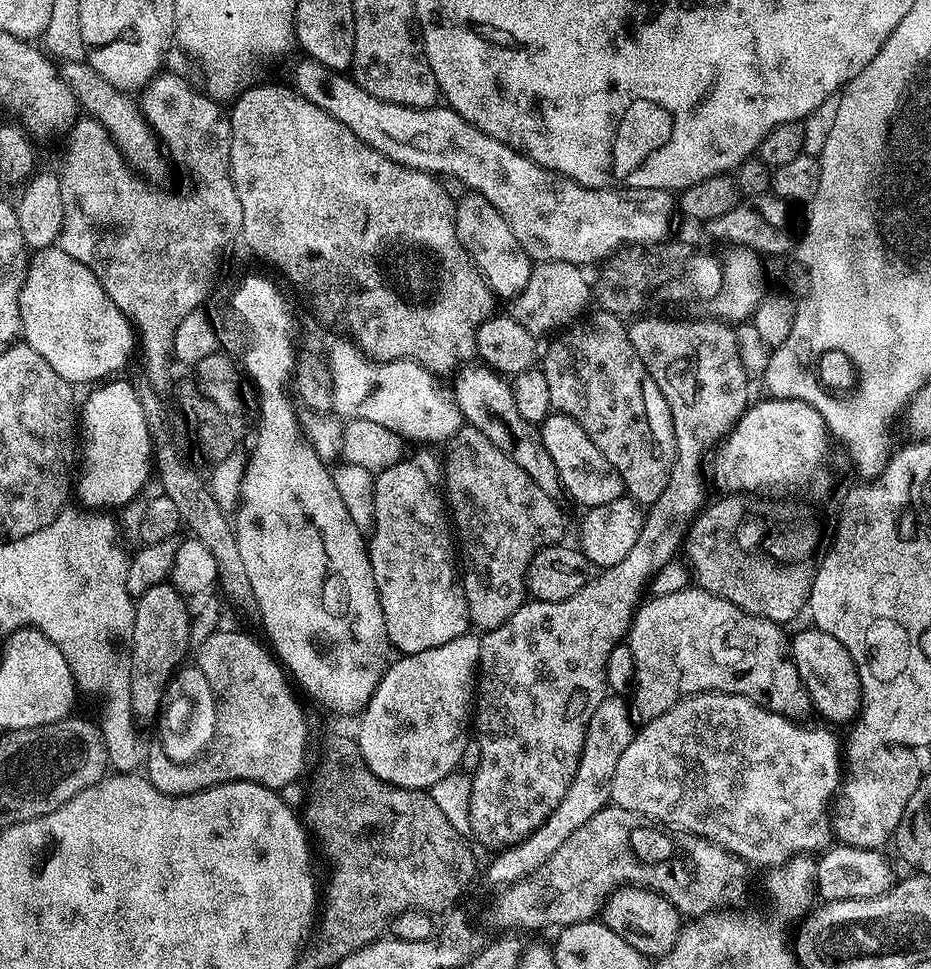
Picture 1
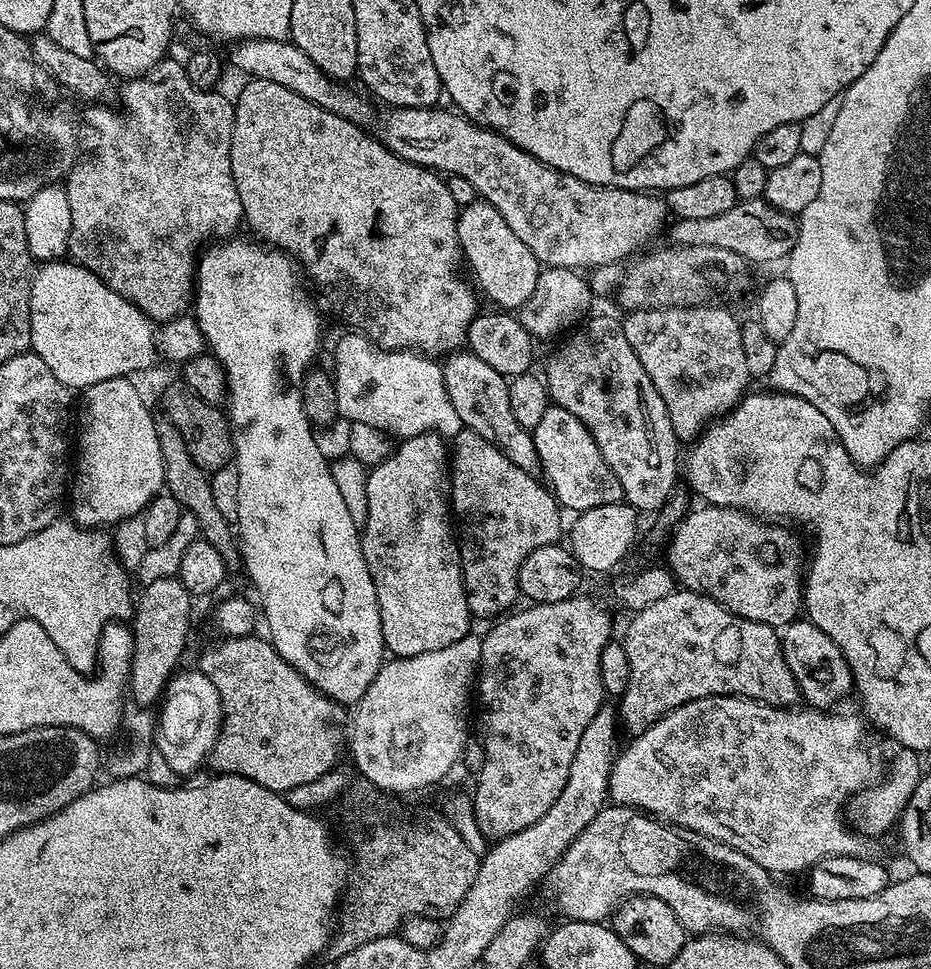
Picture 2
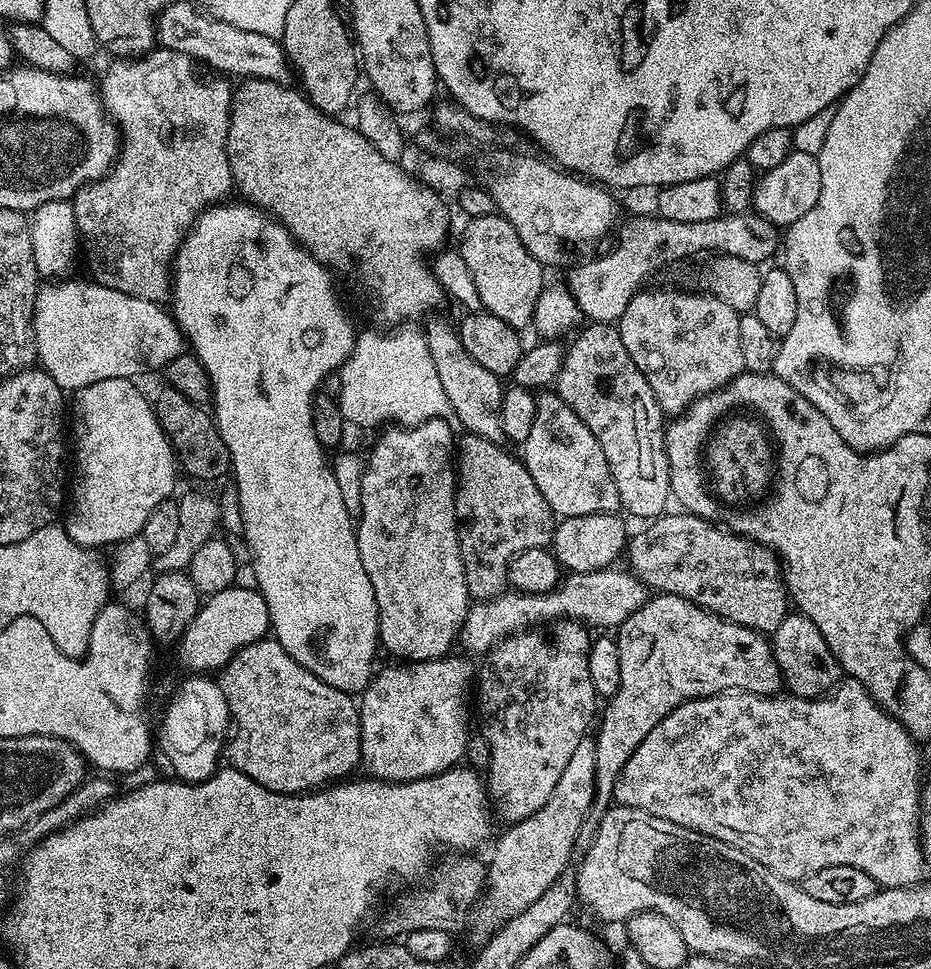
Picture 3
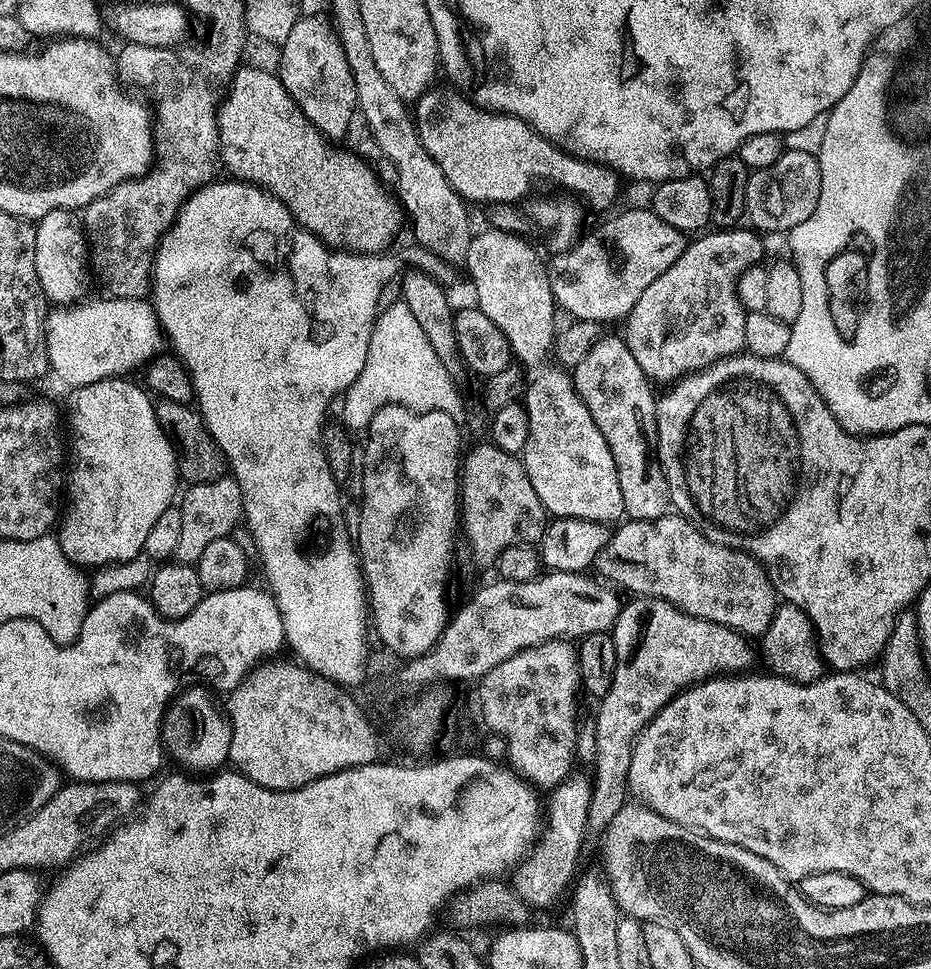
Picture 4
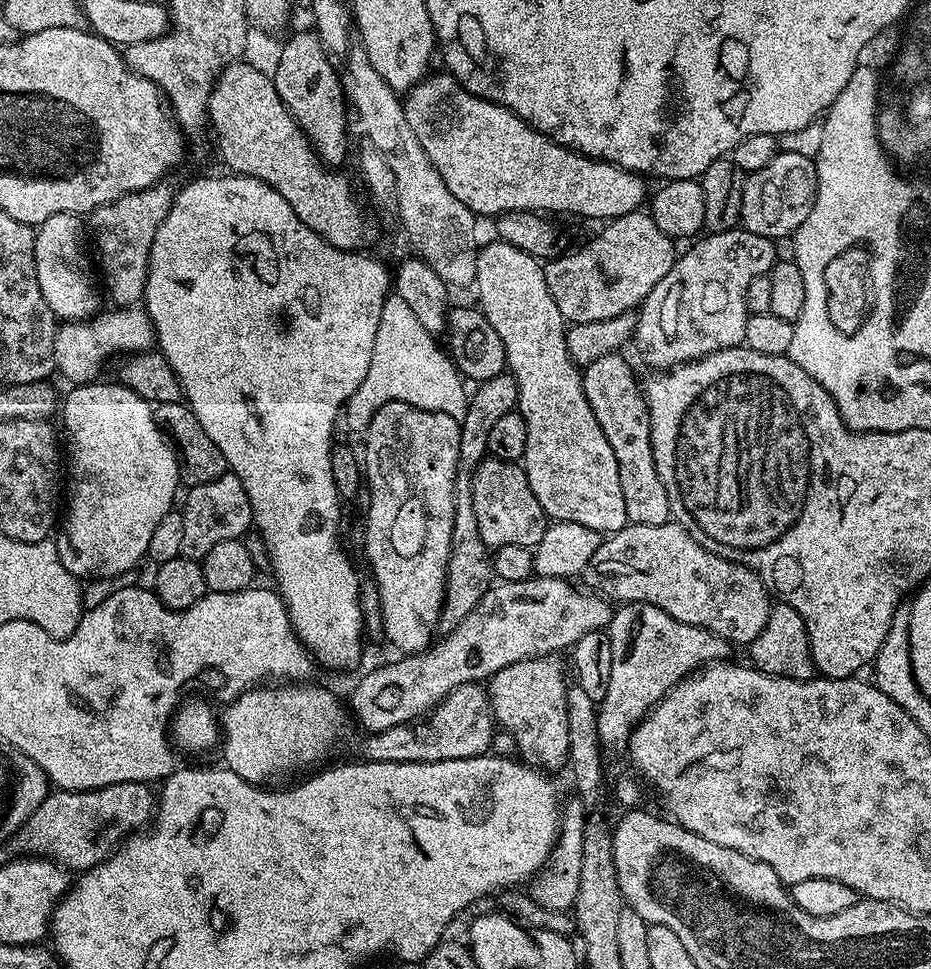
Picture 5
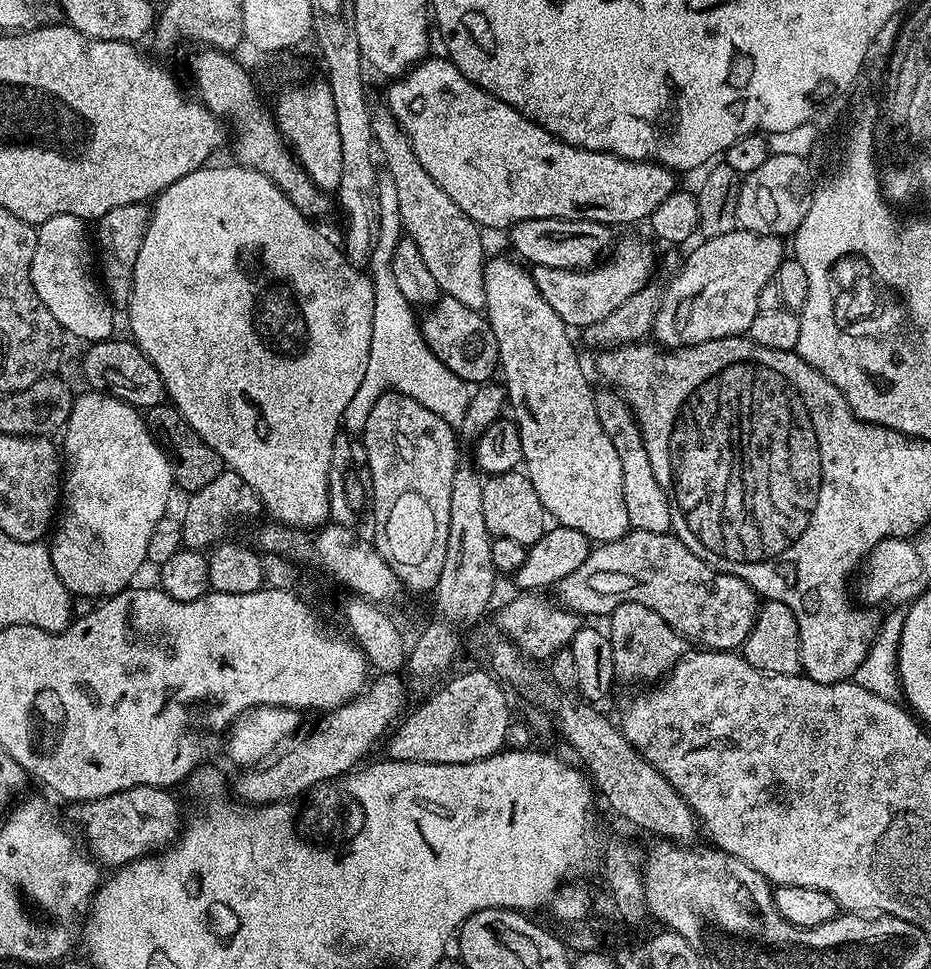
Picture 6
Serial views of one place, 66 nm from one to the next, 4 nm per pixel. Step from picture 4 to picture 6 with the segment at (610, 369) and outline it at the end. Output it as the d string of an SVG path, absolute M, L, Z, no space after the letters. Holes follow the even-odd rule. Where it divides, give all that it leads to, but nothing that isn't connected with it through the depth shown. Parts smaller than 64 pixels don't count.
M604 391L608 392L596 392L598 422L602 422L602 430L606 430L610 442L614 442L618 462L622 462L622 494L626 498L629 525L638 532L668 532L672 527L670 506L658 478L654 478L654 466L650 466L650 454L646 454L640 423L619 392Z

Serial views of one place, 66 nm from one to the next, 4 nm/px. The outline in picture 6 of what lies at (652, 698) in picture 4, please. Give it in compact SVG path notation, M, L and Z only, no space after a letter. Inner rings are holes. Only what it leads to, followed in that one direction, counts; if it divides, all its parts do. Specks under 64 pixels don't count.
M633 600L617 603L606 631L608 641L614 650L614 670L617 681L648 686L659 682L672 671L672 667L686 655L686 641L679 636L654 610ZM685 647L685 648L684 648ZM652 680L652 681L651 681Z

